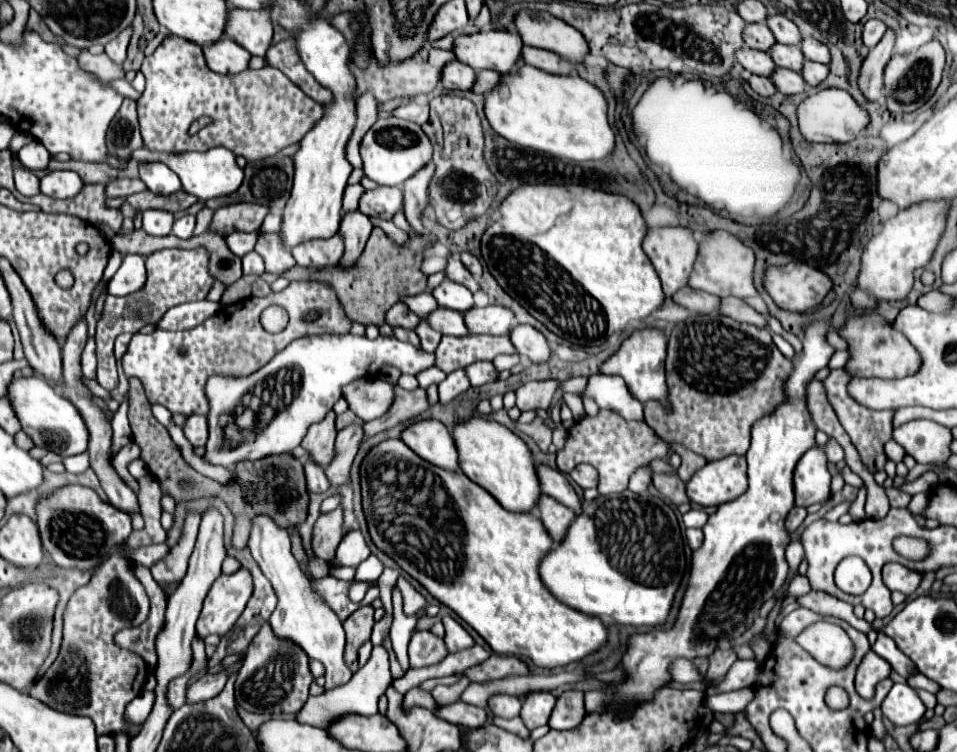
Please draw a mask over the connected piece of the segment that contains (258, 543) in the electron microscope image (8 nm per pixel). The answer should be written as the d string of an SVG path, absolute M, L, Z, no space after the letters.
M256 516L248 548L252 552L252 558L258 562L262 574L276 588L278 608L276 608L276 614L270 616L270 620L268 620L274 634L282 640L294 642L310 658L320 660L326 668L326 674L324 674L325 685L321 687L313 681L310 685L310 695L317 696L322 694L324 690L346 684L353 676L353 673L348 668L346 660L344 660L346 634L344 634L343 624L338 620L338 616L324 604L324 600L310 588L310 582L302 576L302 572L298 568L298 562L296 562L296 558L290 550L288 532L282 530L282 528L276 528L276 524L272 524L272 520L268 520L266 516Z

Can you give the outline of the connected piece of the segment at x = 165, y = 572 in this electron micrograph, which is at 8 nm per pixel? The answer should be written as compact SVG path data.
M190 512L184 524L184 534L178 546L172 548L172 556L168 556L164 564L156 564L156 568L152 568L152 576L156 576L156 582L162 588L170 588L172 584L178 584L184 578L186 568L188 568L188 558L196 542L198 524L200 524L200 516L196 512Z

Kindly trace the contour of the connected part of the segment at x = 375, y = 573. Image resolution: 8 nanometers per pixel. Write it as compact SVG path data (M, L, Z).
M370 554L364 562L360 562L360 564L356 566L356 580L366 580L366 578L376 580L376 578L380 578L382 570L384 570L382 562L380 562L374 554Z

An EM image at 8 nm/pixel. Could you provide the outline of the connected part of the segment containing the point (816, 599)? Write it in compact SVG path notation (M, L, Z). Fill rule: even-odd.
M810 592L802 598L798 598L798 604L804 606L804 608L810 608L814 612L820 612L824 616L836 616L836 618L844 618L848 620L856 630L868 634L870 632L870 624L866 620L858 620L852 612L852 606L830 596L830 594L824 594L824 592Z

